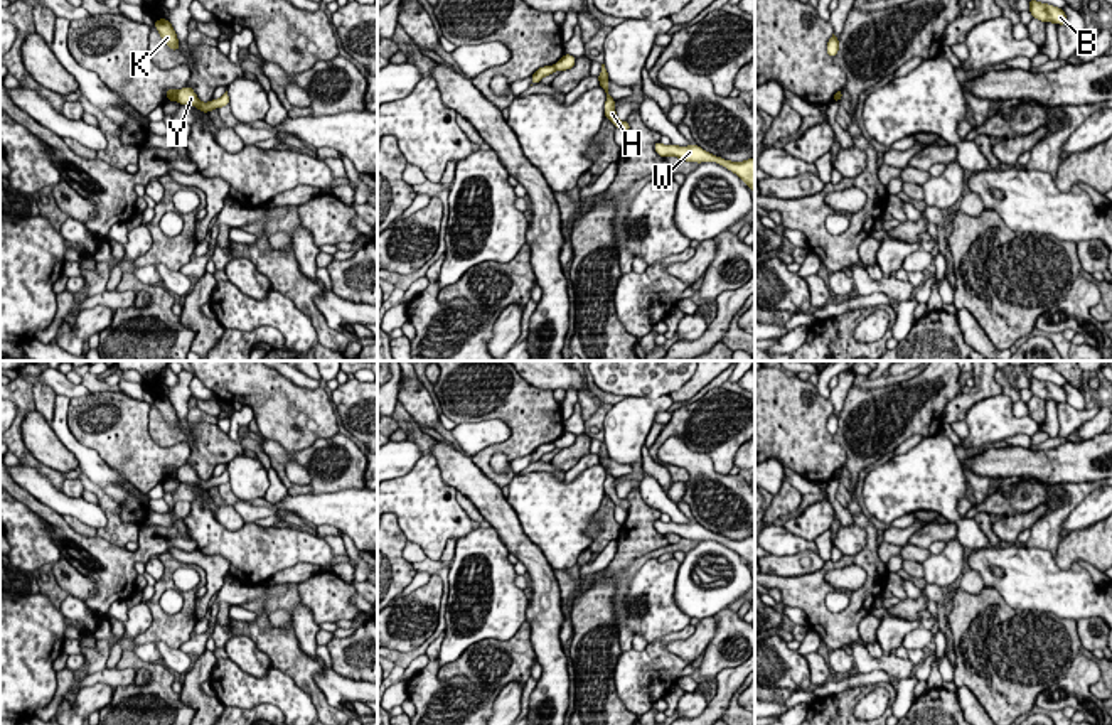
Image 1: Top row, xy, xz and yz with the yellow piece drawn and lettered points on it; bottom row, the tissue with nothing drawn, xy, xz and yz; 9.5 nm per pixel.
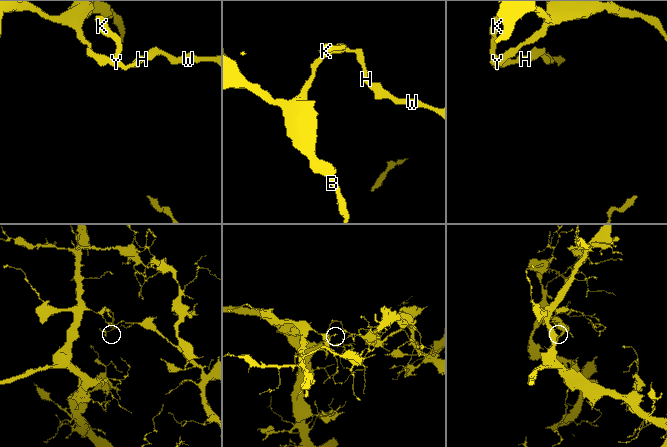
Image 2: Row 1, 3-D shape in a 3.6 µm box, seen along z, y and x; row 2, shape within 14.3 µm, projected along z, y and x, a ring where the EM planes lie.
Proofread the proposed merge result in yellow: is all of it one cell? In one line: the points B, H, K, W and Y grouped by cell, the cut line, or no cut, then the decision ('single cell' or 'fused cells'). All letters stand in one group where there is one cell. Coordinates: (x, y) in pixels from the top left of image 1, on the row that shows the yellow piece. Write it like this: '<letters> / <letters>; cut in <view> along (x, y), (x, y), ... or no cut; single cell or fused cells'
B / H K W Y; cut in xz along (553, 66), (556, 69); fused cells

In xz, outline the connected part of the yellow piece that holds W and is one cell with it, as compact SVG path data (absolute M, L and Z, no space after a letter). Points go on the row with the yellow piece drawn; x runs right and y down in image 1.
M657 142L654 145L655 152L660 157L679 157L681 160L687 160L687 162L716 162L721 164L723 167L726 167L728 170L735 172L753 192L755 192L755 158L748 158L745 162L730 162L724 160L721 157L716 157L713 153L704 152L701 147L689 145L689 147L677 147L677 145L662 145L660 142Z

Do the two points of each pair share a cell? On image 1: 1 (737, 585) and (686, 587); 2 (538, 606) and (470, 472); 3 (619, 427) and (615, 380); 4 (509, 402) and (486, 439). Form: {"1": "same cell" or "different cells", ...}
{"1": "same cell", "2": "same cell", "3": "different cells", "4": "different cells"}

